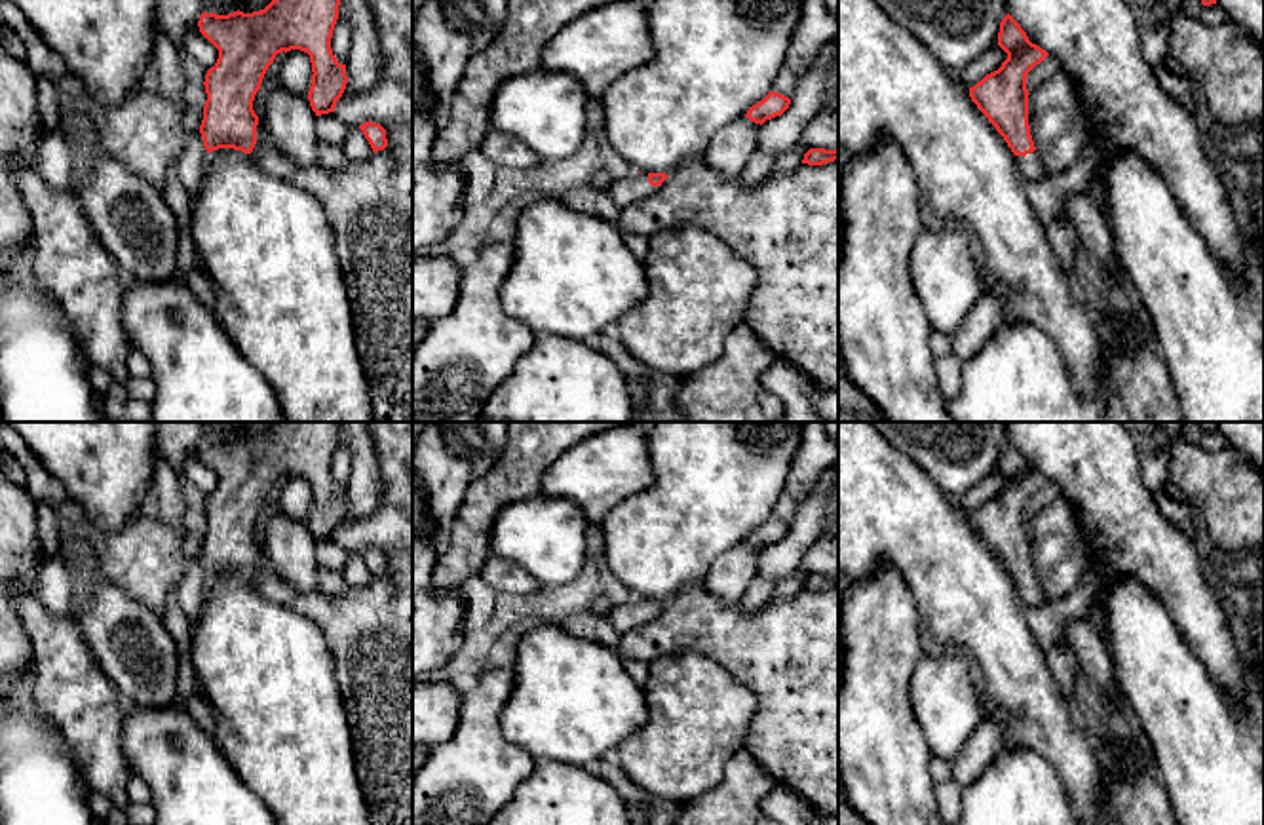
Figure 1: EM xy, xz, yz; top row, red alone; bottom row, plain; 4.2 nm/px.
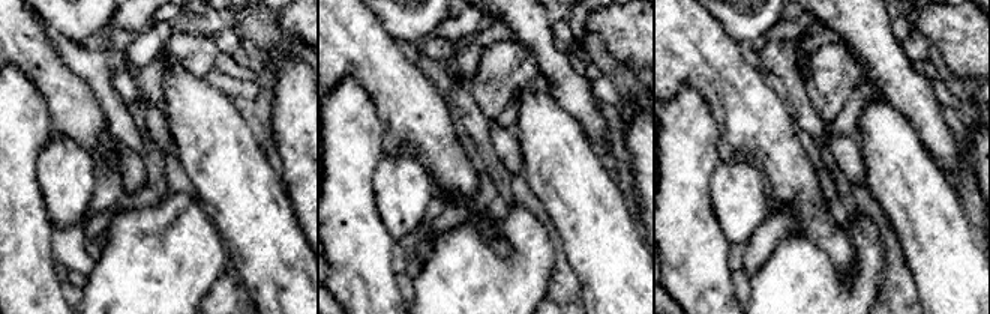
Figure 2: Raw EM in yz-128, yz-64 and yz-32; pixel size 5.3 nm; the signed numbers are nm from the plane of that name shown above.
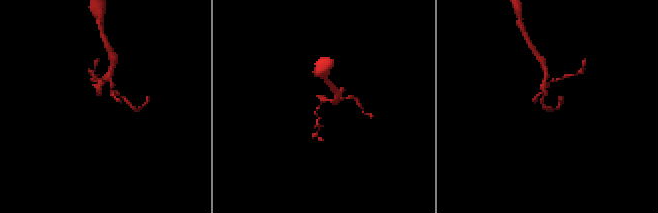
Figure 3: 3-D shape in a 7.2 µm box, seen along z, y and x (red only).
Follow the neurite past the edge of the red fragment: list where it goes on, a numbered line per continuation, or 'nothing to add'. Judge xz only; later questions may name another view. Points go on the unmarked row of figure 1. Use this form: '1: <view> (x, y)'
1: xz (635, 613)

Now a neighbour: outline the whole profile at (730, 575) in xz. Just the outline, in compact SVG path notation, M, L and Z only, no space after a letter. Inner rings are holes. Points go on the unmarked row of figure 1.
M741 542L715 559L701 580L701 587L724 603L739 603L743 591L756 578L760 549Z

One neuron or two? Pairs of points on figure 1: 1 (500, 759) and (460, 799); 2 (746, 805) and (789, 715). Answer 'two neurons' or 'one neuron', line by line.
1: one neuron
2: two neurons

